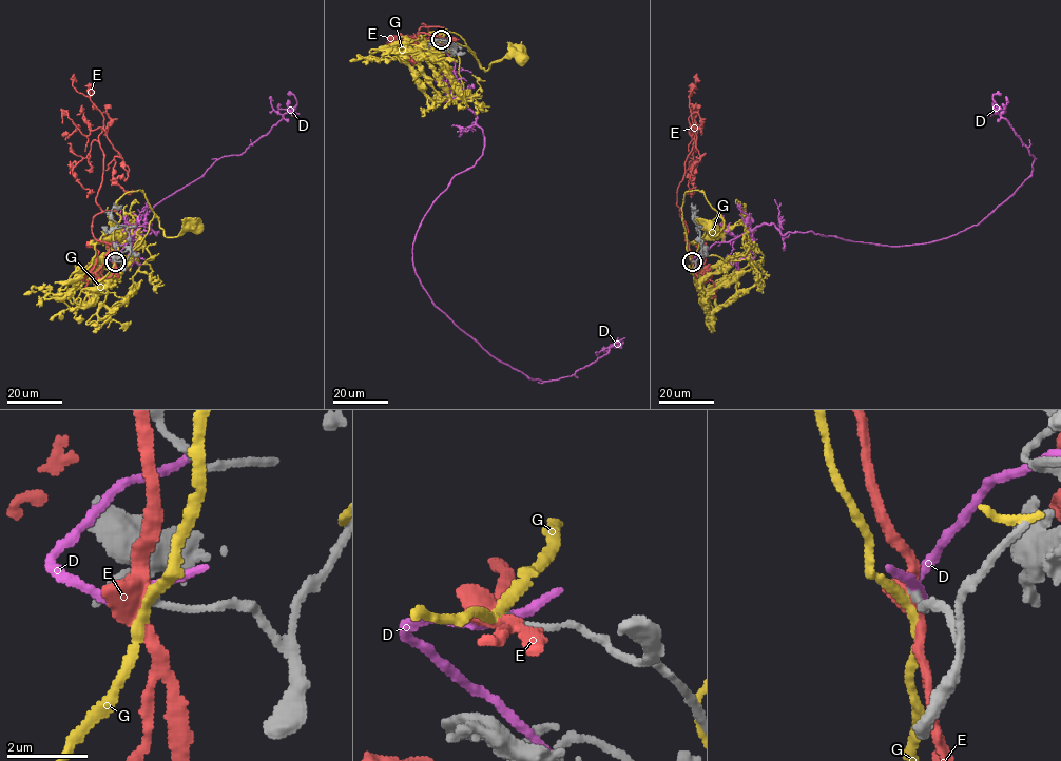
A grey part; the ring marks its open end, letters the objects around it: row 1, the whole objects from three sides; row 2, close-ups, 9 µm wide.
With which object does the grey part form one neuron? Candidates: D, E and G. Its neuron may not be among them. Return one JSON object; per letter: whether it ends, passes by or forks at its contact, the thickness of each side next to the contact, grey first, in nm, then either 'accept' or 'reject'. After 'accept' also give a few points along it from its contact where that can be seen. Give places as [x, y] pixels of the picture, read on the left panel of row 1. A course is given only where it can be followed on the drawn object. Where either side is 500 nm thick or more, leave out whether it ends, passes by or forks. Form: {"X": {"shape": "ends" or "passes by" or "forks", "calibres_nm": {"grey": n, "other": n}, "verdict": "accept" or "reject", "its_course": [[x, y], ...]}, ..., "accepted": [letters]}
{"D": {"shape": "passes by", "calibres_nm": {"grey": 200, "other": 240}, "verdict": "reject"}, "E": {"shape": "forks", "calibres_nm": {"grey": 200, "other": 400}, "verdict": "accept", "its_course": [[114, 261], [114, 248], [91, 231], [102, 211], [102, 129], [121, 157], [114, 180], [132, 190]]}, "G": {"shape": "passes by", "calibres_nm": {"grey": 220, "other": 240}, "verdict": "reject"}, "accepted": ["E"]}

